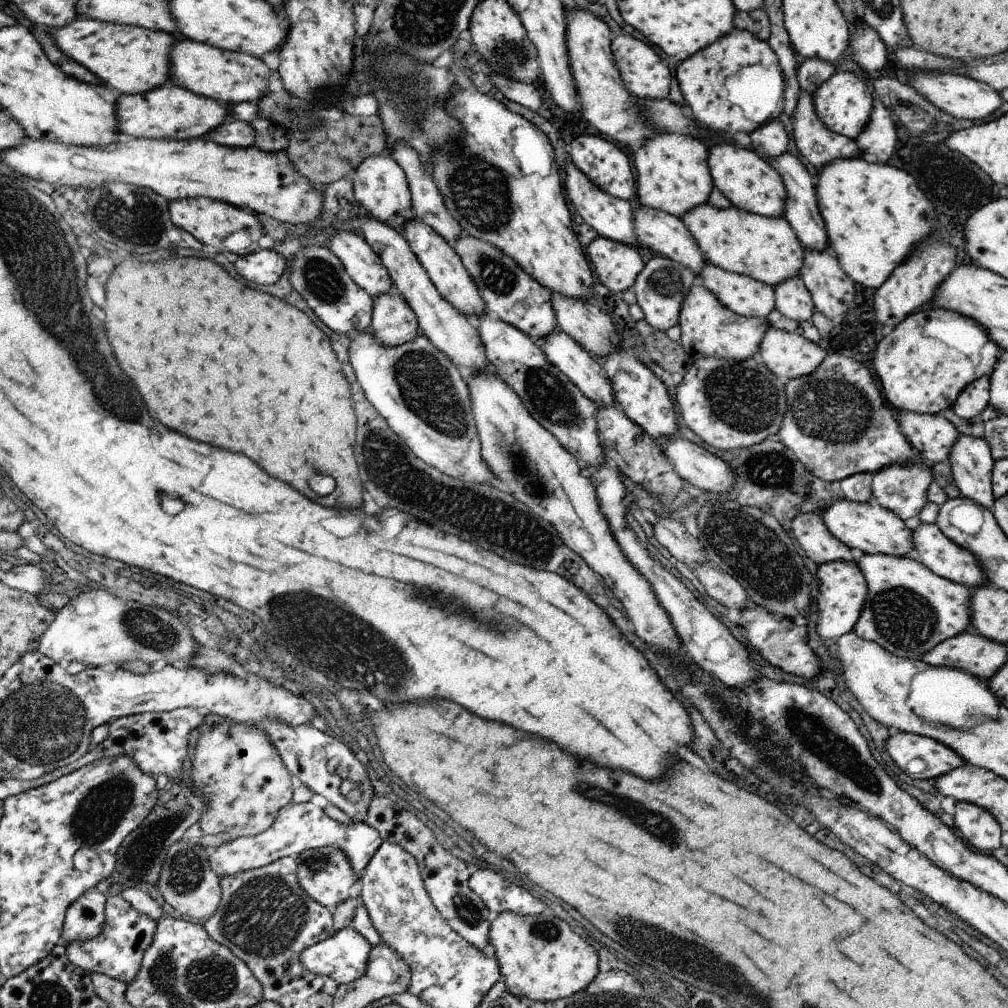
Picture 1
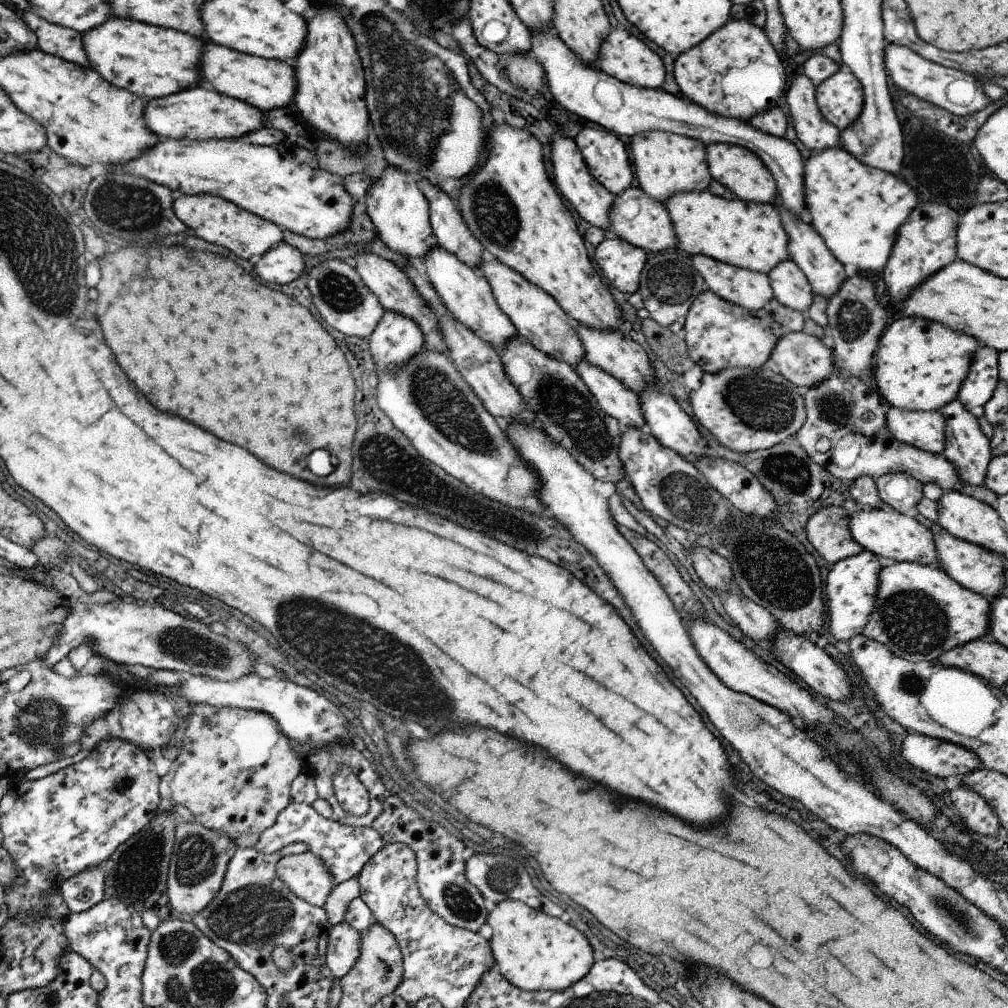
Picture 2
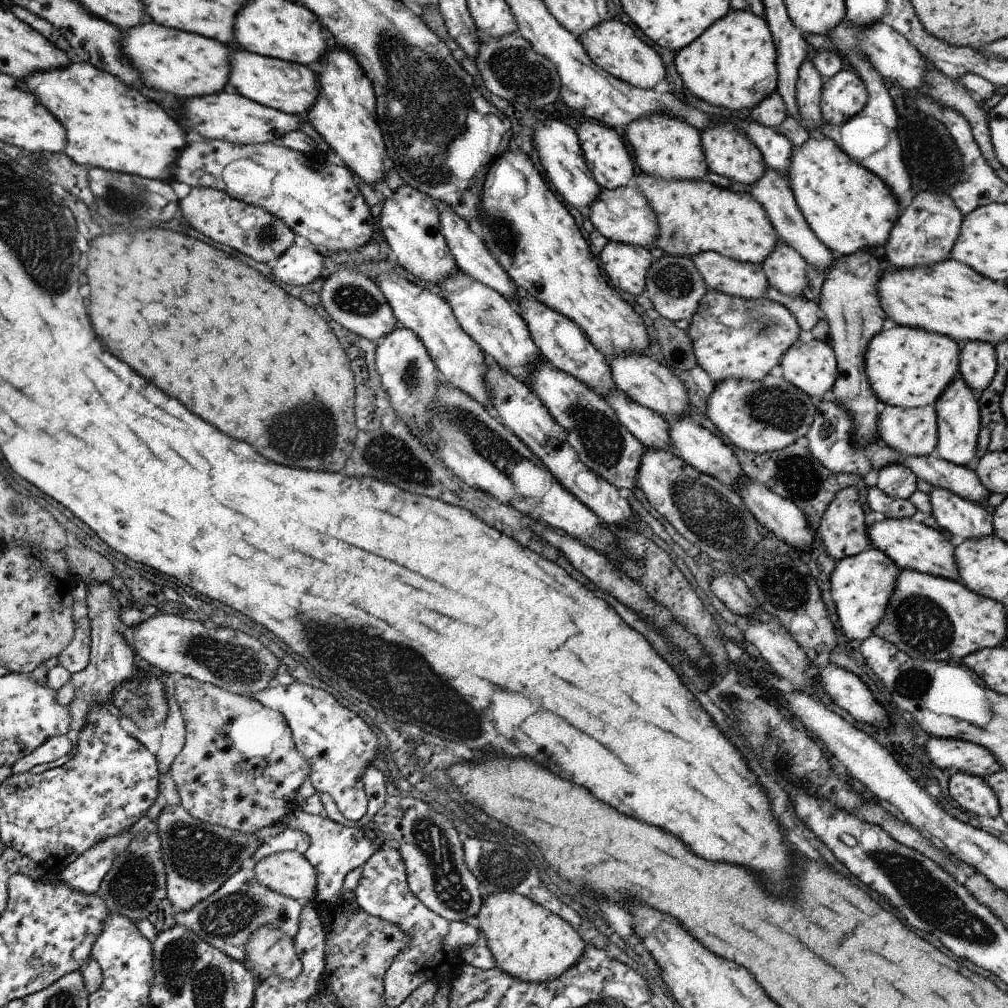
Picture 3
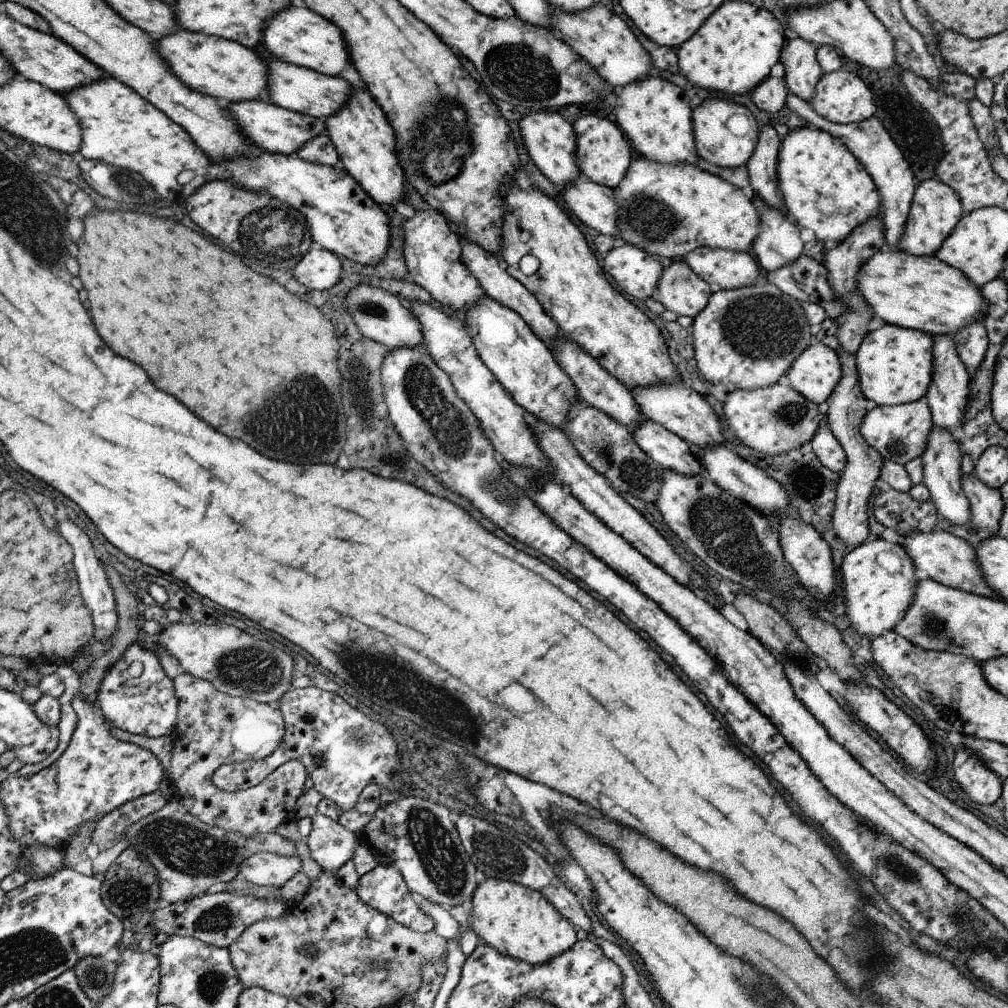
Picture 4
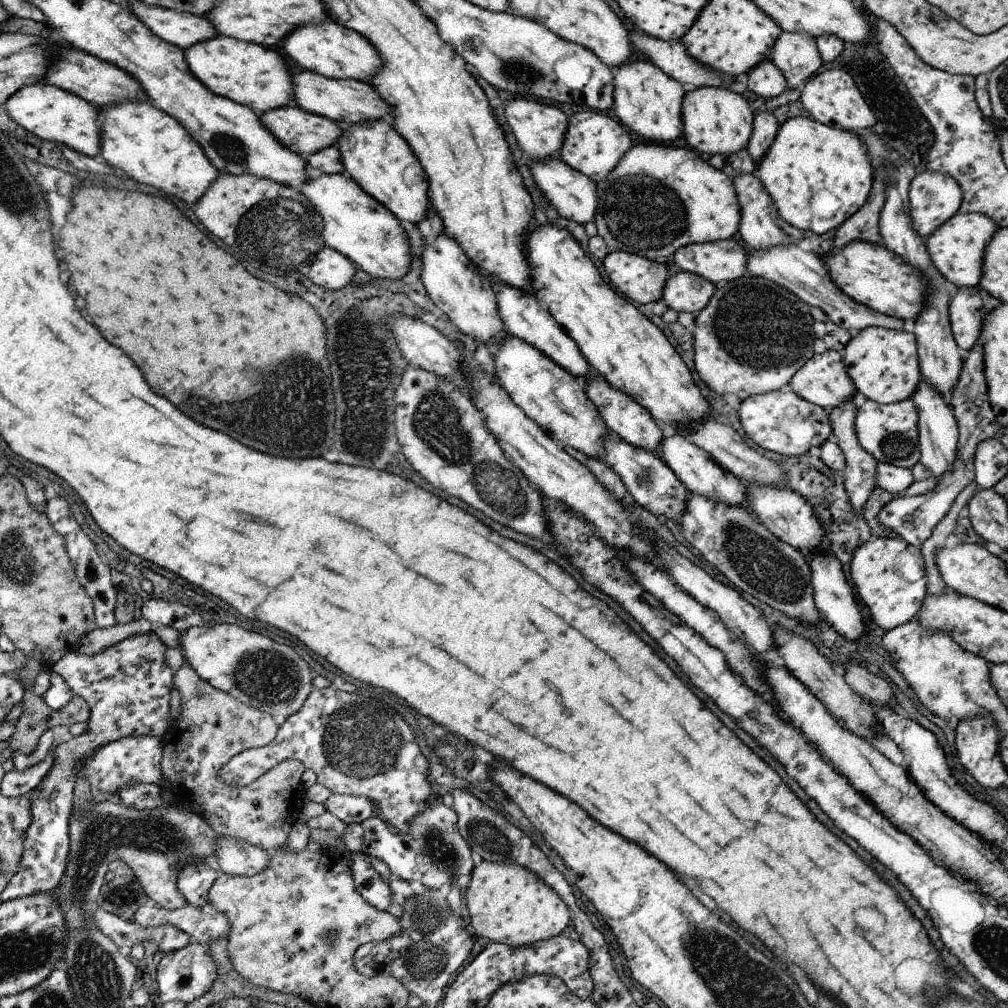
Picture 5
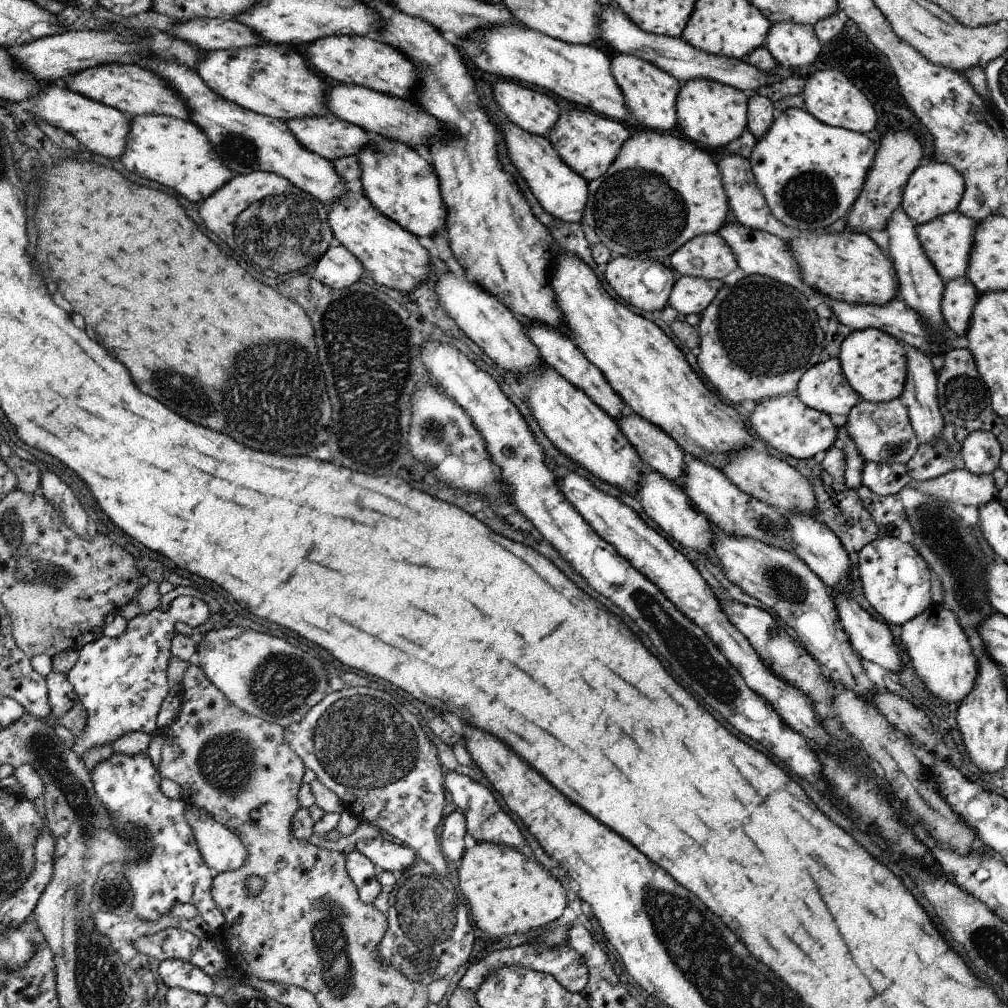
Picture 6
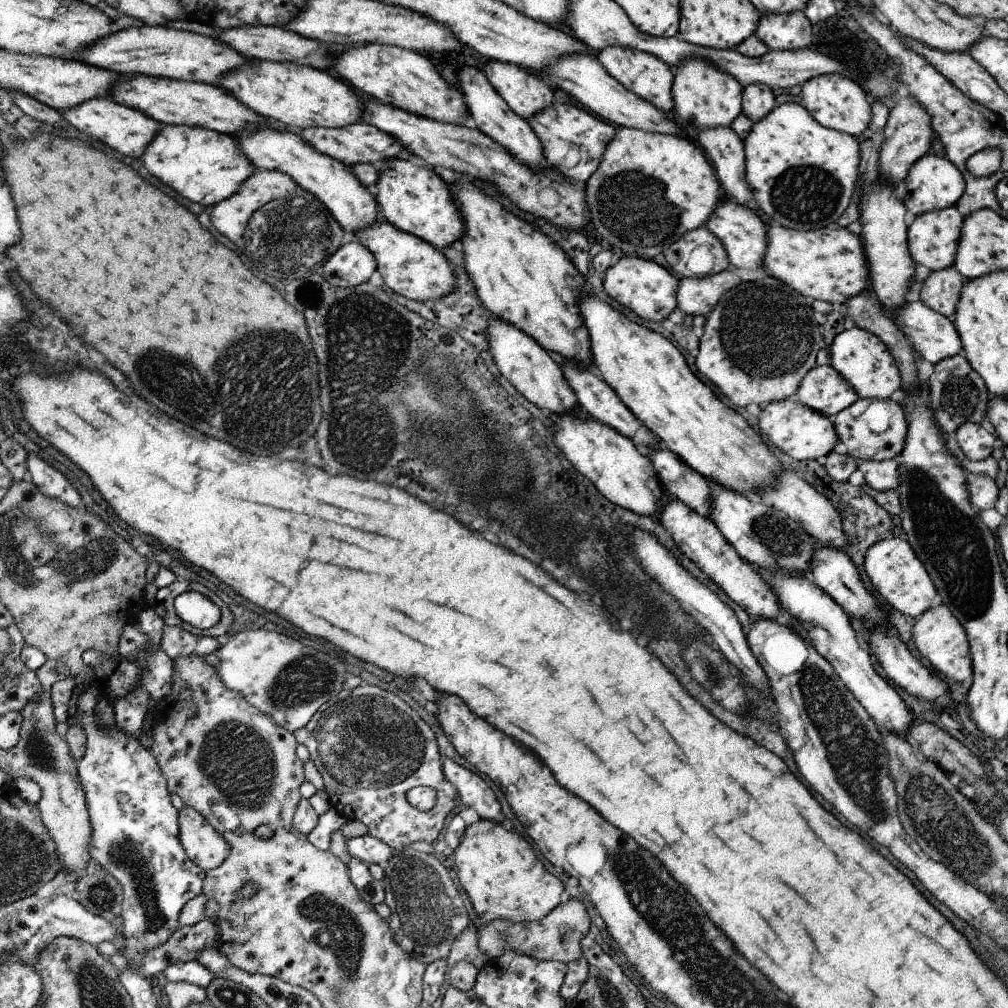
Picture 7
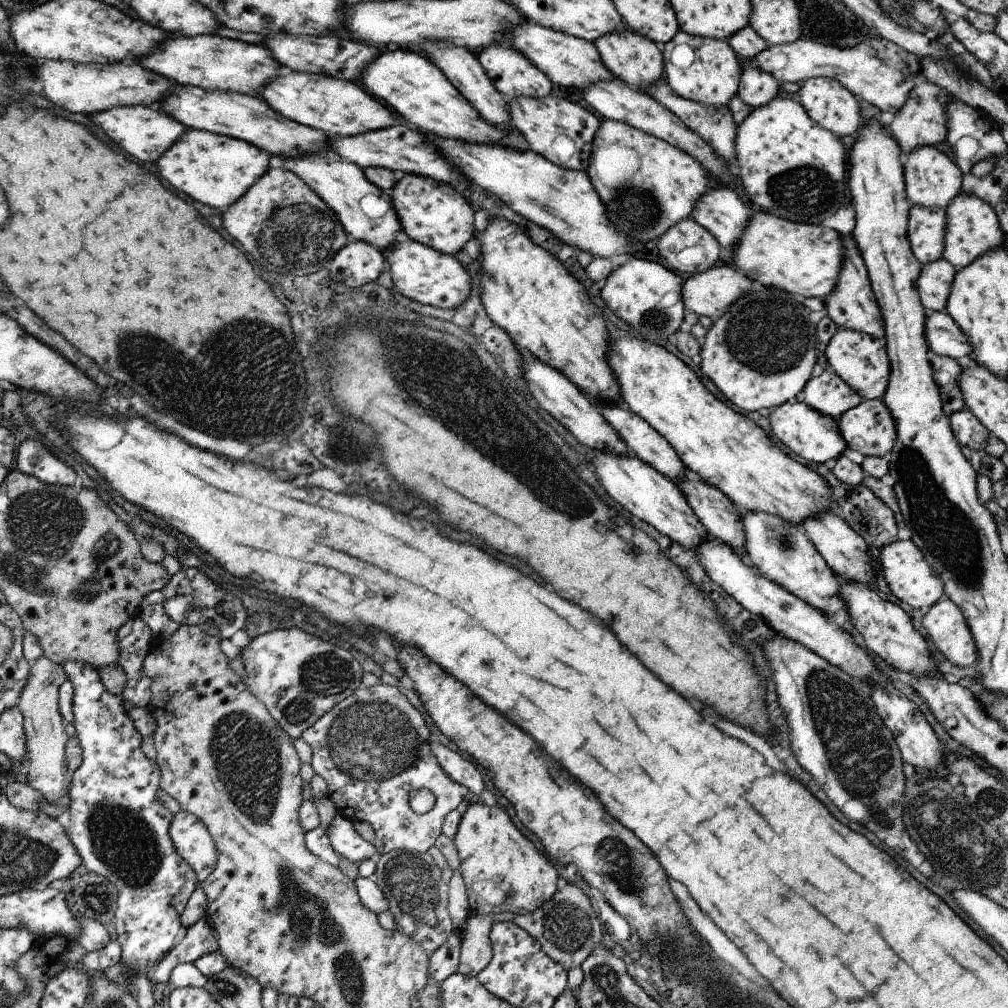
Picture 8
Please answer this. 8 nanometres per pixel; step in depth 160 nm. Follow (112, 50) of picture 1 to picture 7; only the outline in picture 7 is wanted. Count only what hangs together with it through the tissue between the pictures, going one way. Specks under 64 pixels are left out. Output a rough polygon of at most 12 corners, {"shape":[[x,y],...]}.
{"shape":[[248,59],[218,86],[296,131],[356,125],[363,104],[314,67]]}

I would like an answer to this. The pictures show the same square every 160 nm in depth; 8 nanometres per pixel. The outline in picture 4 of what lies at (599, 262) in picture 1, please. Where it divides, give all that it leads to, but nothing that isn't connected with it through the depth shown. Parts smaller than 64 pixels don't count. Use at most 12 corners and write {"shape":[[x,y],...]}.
{"shape":[[617,244],[601,263],[616,288],[653,297],[663,272],[656,257]]}

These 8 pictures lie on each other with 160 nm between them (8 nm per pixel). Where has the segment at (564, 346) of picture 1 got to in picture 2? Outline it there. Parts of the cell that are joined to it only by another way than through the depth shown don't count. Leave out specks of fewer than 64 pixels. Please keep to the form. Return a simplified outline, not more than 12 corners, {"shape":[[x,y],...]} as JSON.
{"shape":[[584,359],[574,368],[603,412],[646,428],[638,393]]}

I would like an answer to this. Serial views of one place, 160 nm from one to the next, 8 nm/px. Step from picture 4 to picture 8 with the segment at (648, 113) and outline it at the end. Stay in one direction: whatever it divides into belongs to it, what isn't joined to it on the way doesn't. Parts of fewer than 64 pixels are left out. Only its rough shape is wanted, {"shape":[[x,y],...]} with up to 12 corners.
{"shape":[[616,30],[593,44],[630,87],[665,80],[661,45]]}

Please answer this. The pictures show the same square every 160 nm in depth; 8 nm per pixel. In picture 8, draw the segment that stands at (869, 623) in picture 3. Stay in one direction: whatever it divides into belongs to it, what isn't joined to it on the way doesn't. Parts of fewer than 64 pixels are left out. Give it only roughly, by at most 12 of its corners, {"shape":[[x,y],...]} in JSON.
{"shape":[[911,540],[892,542],[878,561],[892,594],[926,611],[944,584]]}

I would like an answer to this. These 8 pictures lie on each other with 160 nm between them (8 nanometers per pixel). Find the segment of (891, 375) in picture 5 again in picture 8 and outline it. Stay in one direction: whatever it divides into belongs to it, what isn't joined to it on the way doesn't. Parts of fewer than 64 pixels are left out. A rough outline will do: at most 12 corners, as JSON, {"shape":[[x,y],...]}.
{"shape":[[841,327],[828,367],[863,400],[882,399],[891,368],[885,342]]}

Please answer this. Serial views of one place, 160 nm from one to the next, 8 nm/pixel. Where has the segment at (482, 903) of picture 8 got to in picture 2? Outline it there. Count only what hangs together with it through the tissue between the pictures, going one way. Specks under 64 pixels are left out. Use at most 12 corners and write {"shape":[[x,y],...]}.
{"shape":[[504,900],[496,968],[524,991],[564,991],[594,966],[566,918]]}

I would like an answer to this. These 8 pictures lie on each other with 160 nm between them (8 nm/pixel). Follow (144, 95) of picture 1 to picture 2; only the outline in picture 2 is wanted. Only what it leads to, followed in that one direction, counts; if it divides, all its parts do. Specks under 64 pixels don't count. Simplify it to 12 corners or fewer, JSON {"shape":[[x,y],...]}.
{"shape":[[205,84],[146,100],[162,140],[240,139],[265,112]]}

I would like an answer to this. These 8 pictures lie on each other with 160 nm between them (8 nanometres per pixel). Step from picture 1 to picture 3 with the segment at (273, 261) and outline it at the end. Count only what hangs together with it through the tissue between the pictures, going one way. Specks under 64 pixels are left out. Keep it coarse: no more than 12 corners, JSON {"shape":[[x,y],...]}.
{"shape":[[292,245],[272,270],[294,286],[313,283],[324,258],[312,248]]}

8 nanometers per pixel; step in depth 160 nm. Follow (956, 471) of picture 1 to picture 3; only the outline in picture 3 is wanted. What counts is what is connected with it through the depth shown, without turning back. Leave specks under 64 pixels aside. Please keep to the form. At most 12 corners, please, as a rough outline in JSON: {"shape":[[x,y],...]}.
{"shape":[[960,375],[936,400],[939,458],[968,467],[982,428]]}

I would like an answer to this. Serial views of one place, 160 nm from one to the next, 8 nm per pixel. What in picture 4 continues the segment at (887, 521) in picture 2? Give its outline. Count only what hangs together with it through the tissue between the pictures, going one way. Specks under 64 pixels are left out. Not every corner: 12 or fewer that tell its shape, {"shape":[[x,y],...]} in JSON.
{"shape":[[914,530],[902,546],[914,568],[963,592],[1002,600],[964,538]]}

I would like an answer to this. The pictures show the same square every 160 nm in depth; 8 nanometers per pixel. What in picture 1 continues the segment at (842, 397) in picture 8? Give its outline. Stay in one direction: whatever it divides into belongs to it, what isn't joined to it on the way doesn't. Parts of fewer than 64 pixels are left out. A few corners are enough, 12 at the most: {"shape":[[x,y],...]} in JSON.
{"shape":[[773,327],[758,354],[786,380],[812,374],[828,356],[804,336]]}

